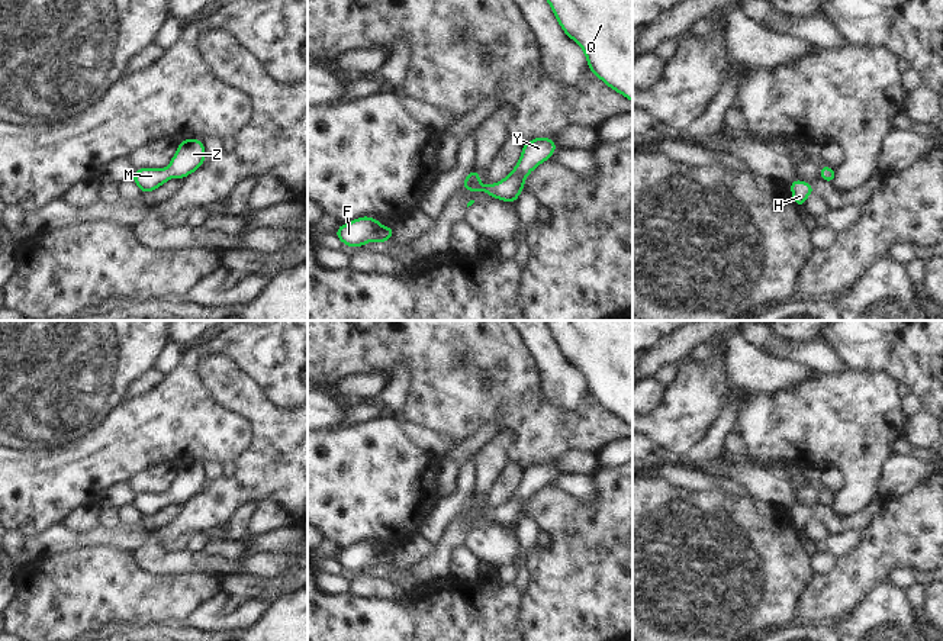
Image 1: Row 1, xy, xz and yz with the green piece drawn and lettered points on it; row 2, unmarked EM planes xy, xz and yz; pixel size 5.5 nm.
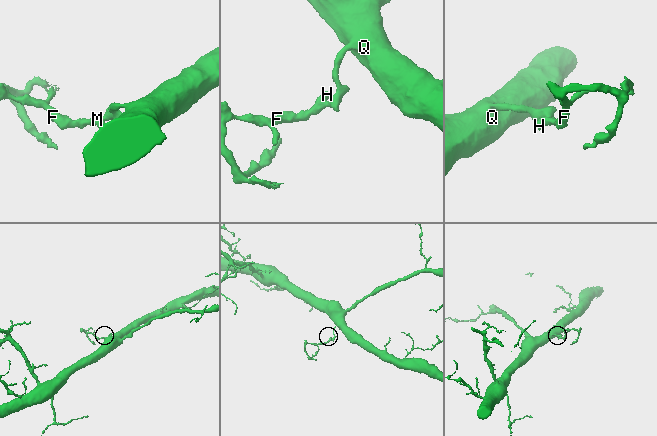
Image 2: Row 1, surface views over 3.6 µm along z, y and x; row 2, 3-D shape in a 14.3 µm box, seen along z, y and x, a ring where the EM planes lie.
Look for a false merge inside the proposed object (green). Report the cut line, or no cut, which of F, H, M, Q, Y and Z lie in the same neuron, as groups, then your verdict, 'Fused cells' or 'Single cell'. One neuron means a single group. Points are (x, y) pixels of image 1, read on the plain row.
No split. Groups: F H M Q Y Z. Single cell.

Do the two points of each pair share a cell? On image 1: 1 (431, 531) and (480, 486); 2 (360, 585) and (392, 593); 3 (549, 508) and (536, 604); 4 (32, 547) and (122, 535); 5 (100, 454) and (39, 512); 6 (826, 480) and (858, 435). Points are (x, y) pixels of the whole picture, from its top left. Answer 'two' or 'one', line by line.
1: two
2: one
3: one
4: one
5: one
6: two

